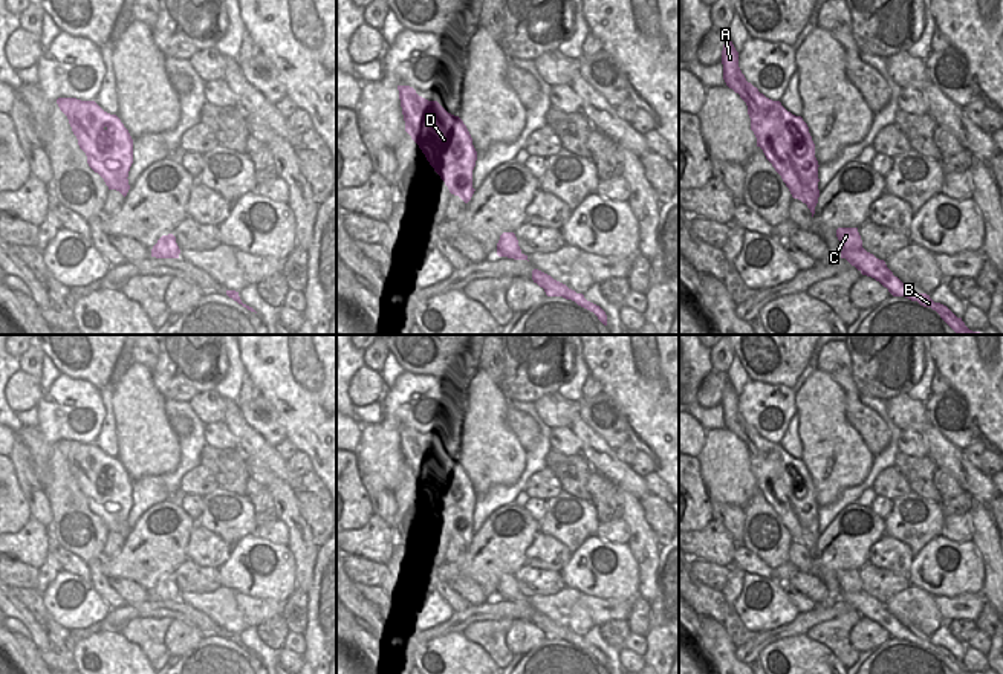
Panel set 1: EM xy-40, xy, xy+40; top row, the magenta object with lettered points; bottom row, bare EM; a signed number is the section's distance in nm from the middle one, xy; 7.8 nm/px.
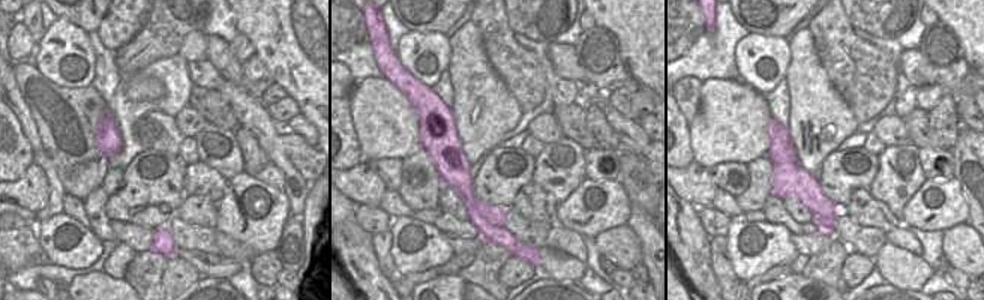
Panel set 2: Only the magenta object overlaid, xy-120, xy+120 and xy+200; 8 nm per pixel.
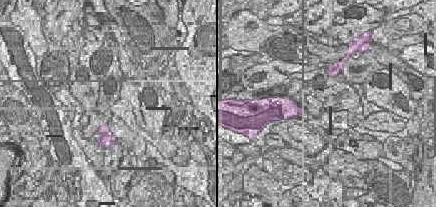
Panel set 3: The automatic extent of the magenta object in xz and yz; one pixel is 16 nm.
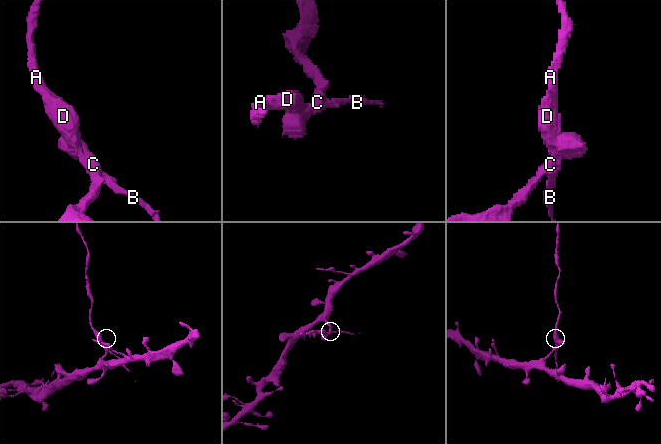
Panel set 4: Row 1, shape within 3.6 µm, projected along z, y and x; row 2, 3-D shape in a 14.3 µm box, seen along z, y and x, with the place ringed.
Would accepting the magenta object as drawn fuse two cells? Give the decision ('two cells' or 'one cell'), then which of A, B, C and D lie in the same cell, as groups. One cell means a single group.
two cells | A B D / C

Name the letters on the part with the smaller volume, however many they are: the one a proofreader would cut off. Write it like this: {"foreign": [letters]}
{"foreign": ["A", "B", "D"]}

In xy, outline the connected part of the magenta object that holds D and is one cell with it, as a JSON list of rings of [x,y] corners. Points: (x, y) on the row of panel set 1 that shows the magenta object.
[[[398,86],[405,131],[419,145],[430,165],[440,176],[450,193],[468,203],[474,194],[472,170],[477,151],[472,138],[459,116],[448,113],[437,101],[428,101],[410,86]]]

